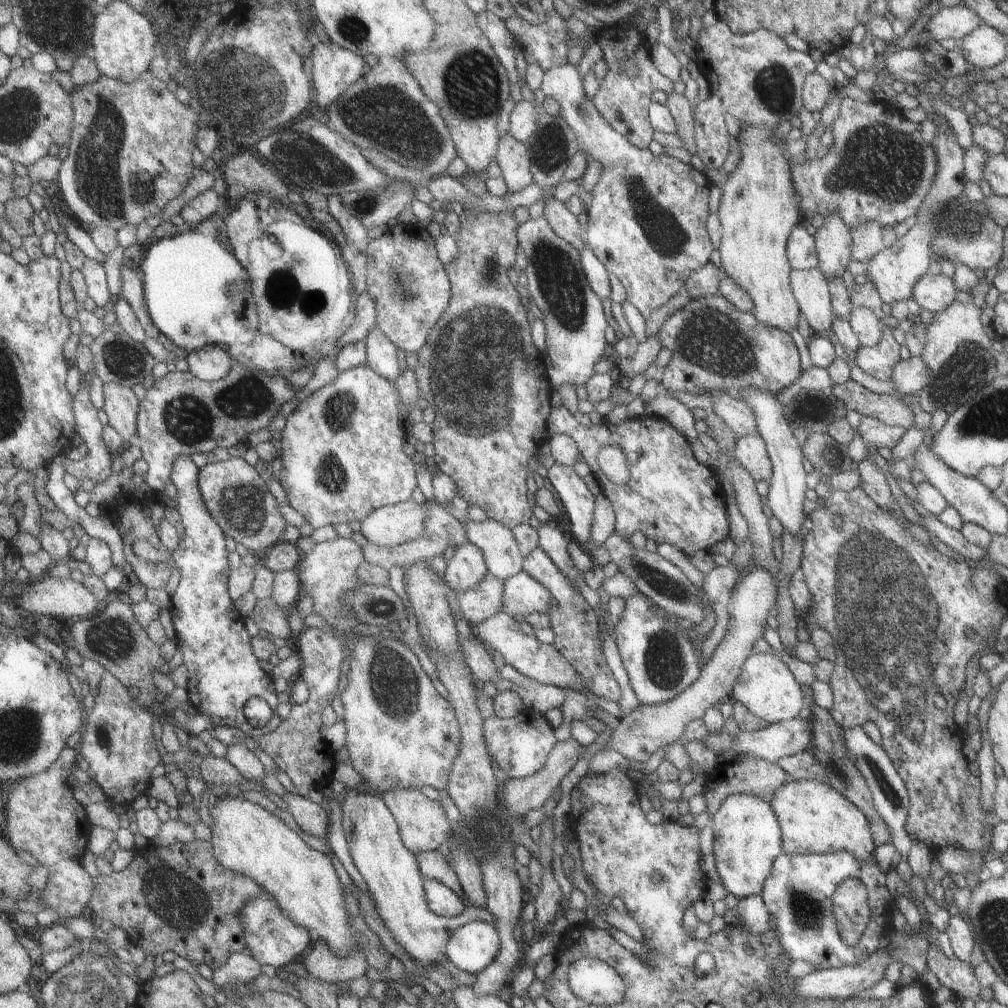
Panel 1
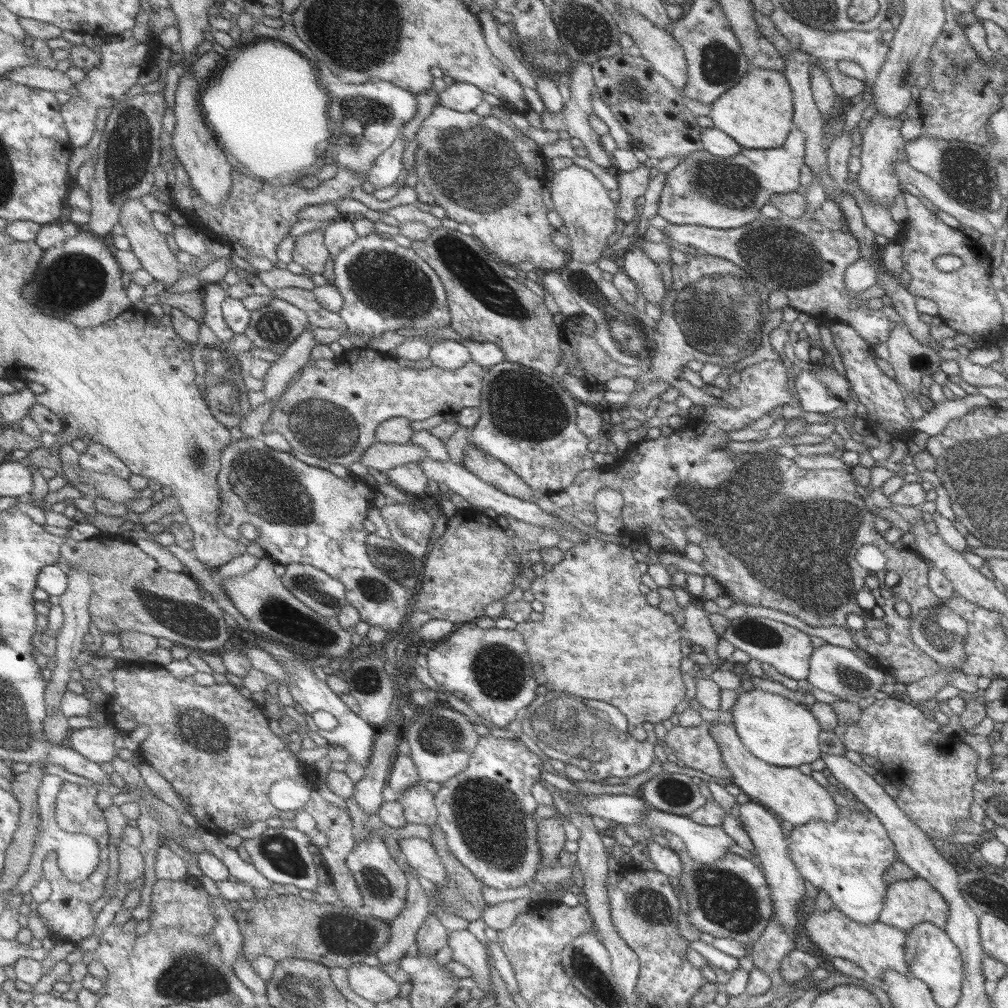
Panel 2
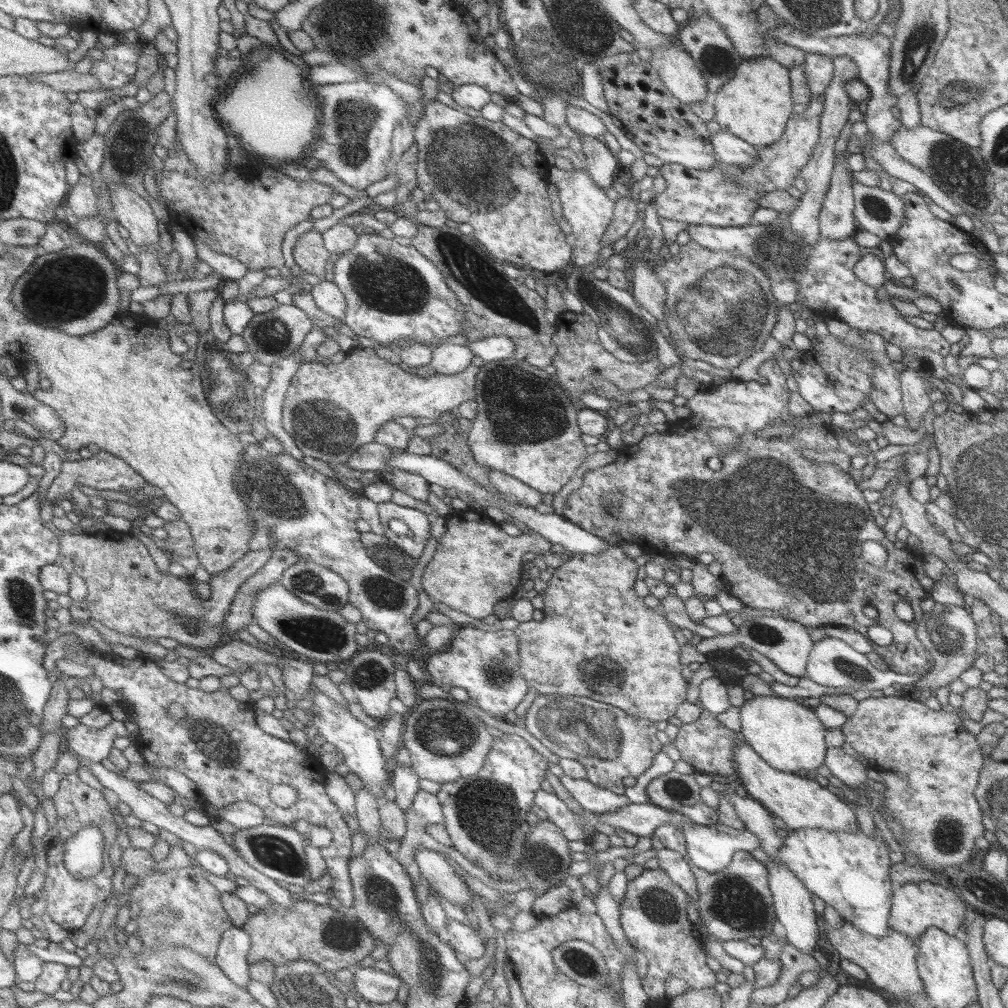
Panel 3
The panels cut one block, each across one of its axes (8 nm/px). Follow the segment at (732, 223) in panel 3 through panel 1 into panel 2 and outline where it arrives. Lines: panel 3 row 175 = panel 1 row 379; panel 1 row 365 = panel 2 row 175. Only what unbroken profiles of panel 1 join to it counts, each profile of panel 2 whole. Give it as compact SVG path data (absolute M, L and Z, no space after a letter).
M794 129L777 149L754 150L742 148L730 158L721 158L702 152L693 152L666 173L661 190L657 215L673 226L694 225L709 229L735 229L759 218L760 208L775 194L796 192L800 168L803 165L803 138Z

